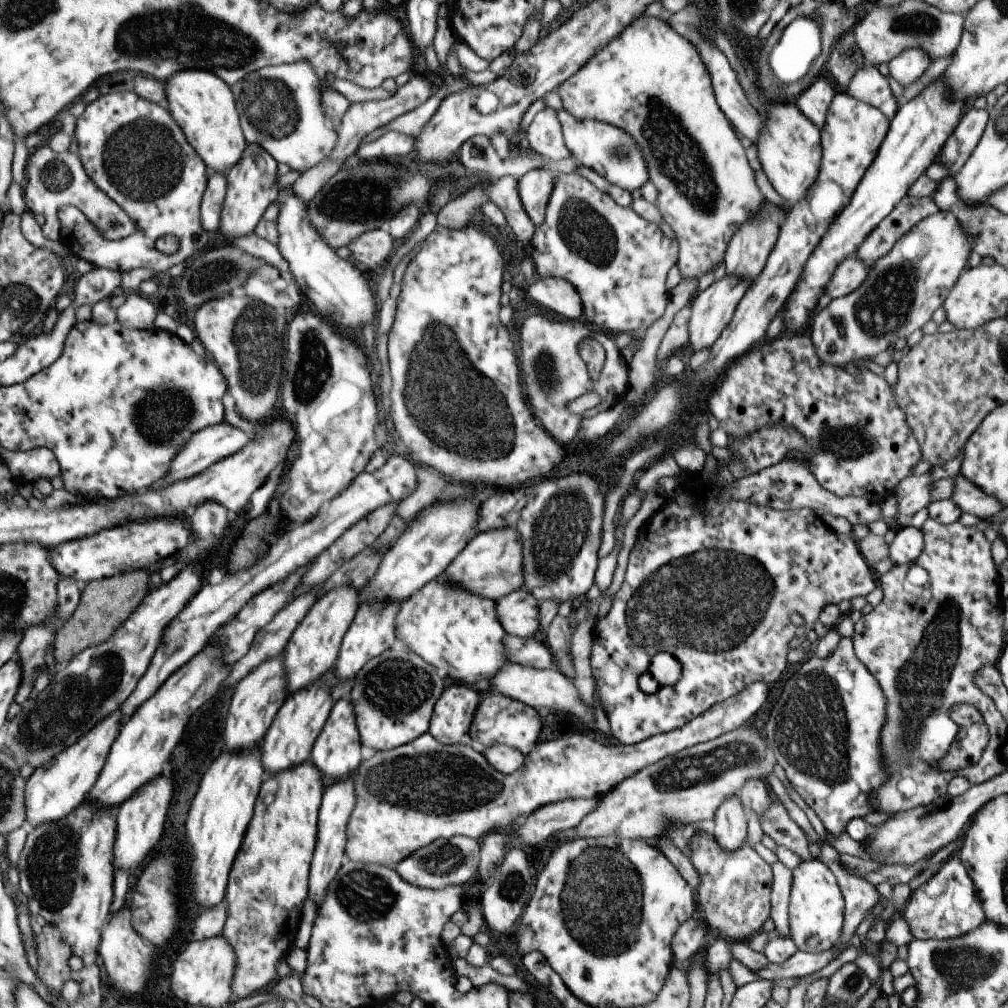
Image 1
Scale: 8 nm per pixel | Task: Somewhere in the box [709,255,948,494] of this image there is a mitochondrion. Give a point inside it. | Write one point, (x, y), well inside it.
(885, 307)

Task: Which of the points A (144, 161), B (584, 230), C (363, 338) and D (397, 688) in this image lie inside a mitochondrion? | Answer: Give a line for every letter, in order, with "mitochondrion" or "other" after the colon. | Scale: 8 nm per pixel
A: mitochondrion
B: mitochondrion
C: other
D: mitochondrion

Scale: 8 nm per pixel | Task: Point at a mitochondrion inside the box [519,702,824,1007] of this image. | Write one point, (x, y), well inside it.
(602, 899)

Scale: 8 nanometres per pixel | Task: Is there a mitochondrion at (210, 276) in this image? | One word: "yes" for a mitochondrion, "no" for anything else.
yes

